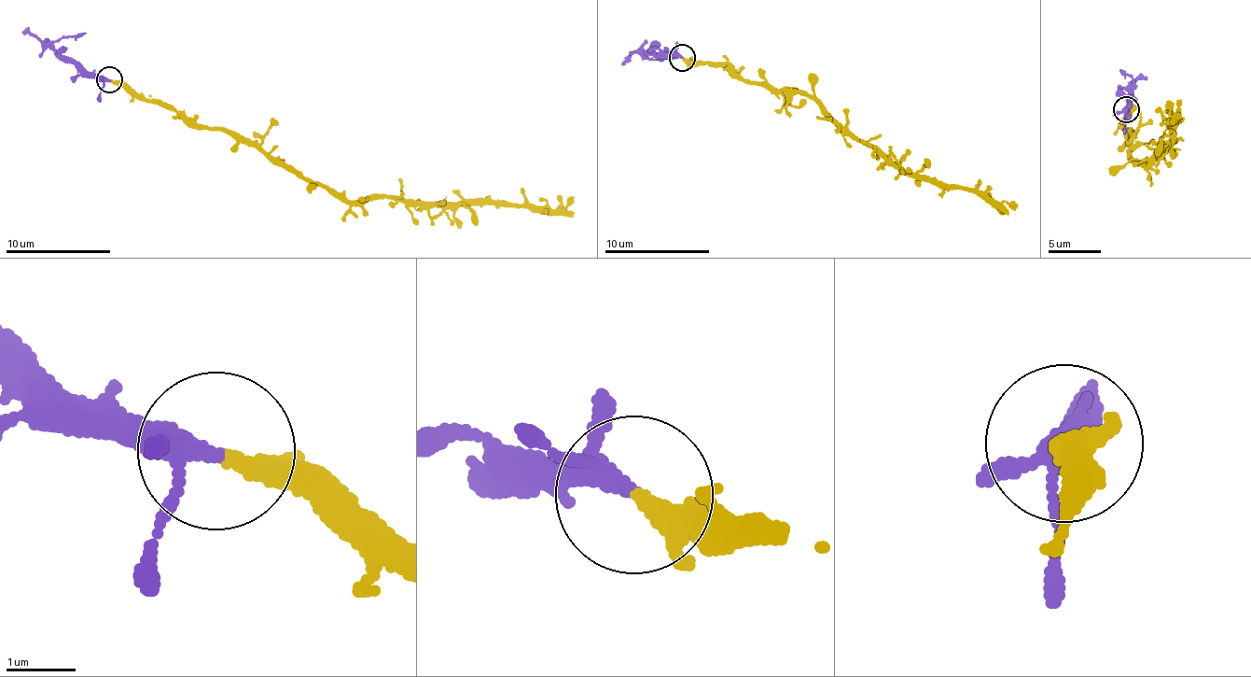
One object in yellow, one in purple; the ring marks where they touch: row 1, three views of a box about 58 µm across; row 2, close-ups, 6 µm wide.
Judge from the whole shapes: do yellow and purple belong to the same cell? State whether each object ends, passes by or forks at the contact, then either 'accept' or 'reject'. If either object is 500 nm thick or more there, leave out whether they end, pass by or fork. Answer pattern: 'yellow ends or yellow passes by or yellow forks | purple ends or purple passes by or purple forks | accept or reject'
yellow passes by | purple forks | accept

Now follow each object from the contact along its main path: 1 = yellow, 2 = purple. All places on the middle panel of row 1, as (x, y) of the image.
1: (681, 58), (701, 65), (727, 63), (743, 79), (780, 91), (801, 91), (910, 174), (978, 189), (1018, 207)
2: (681, 58), (660, 58), (636, 50), (623, 63)

